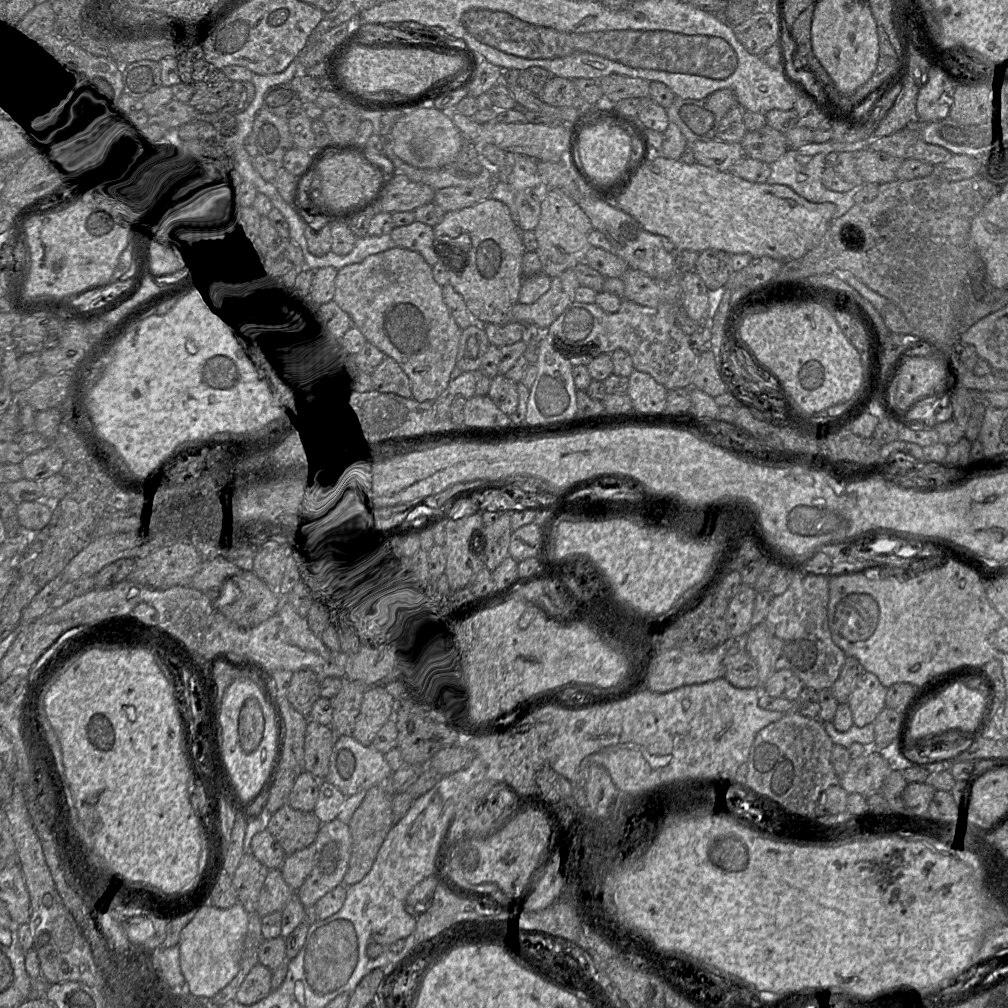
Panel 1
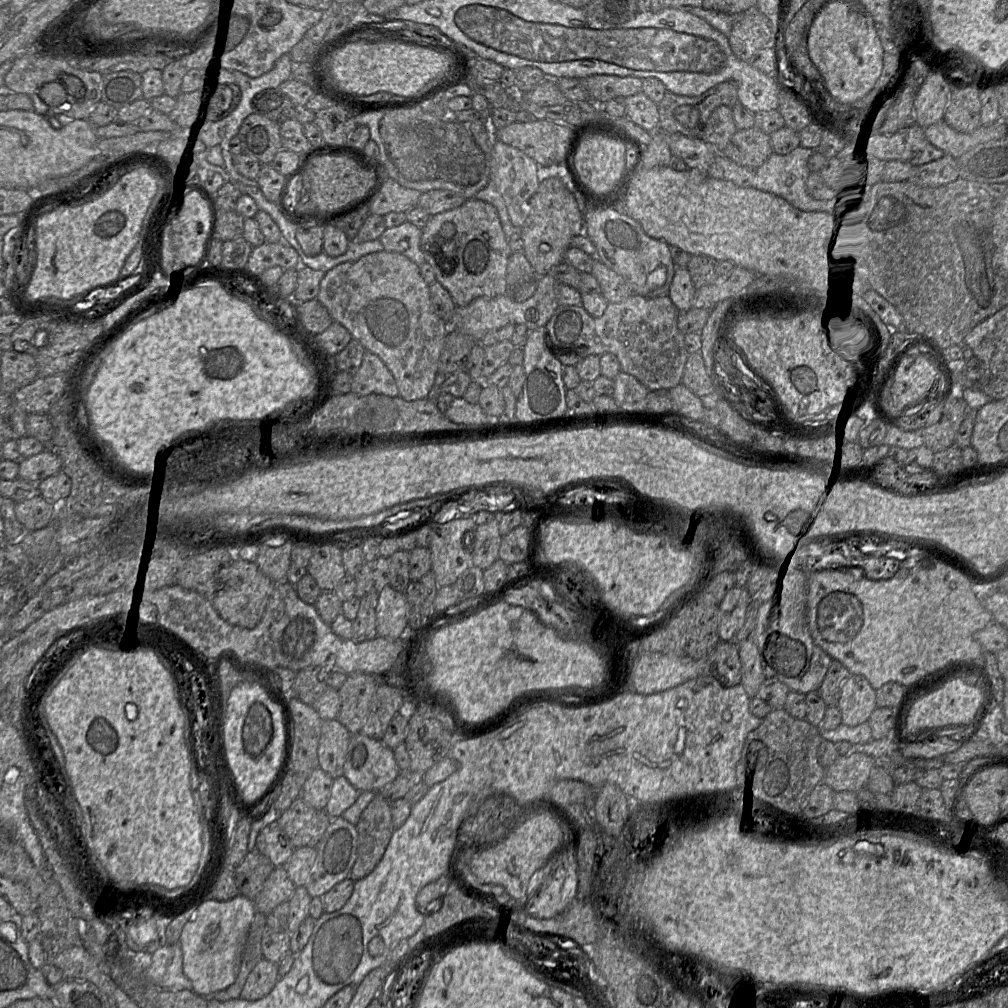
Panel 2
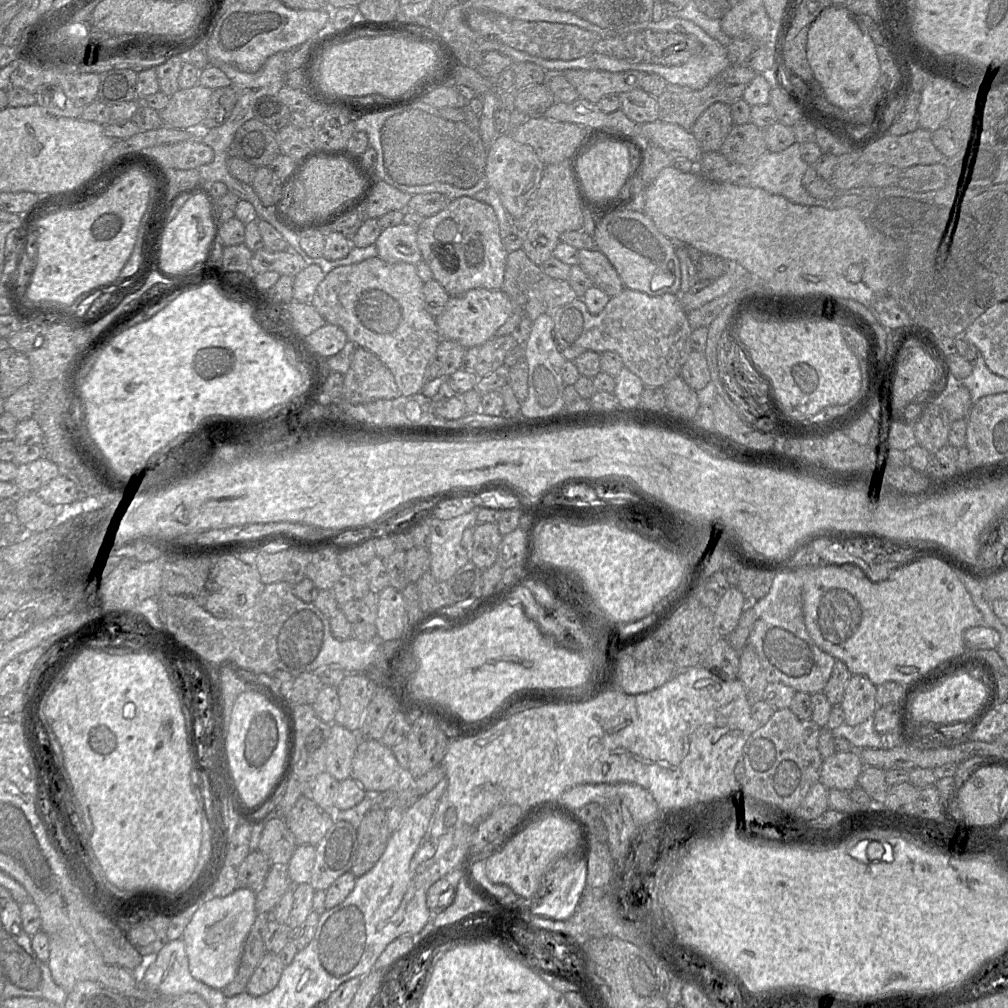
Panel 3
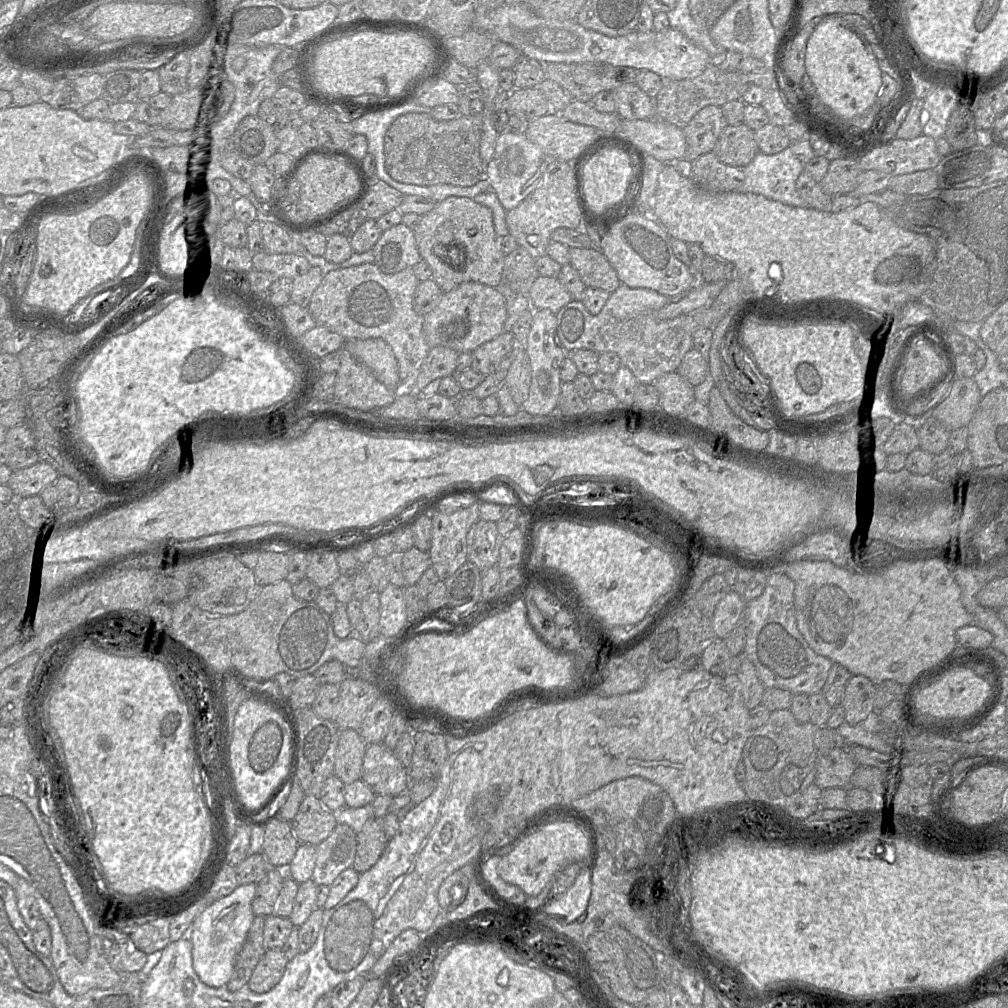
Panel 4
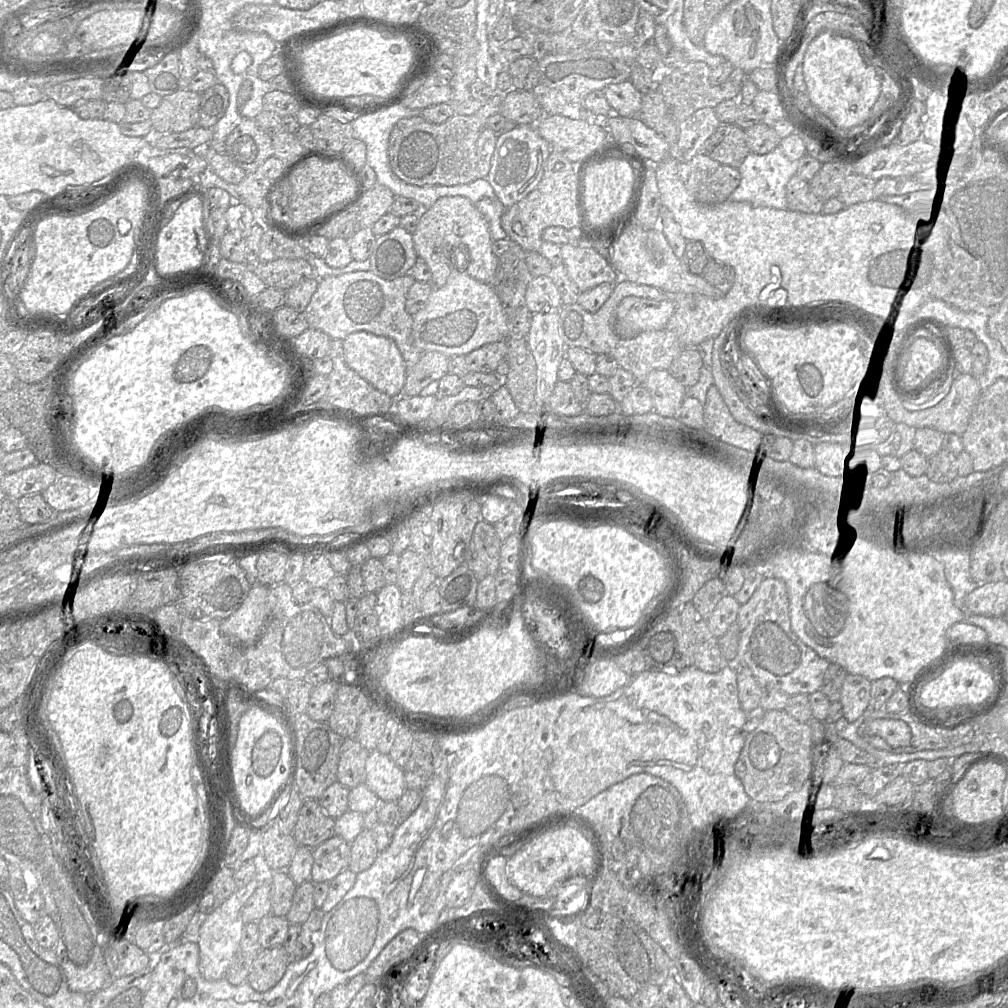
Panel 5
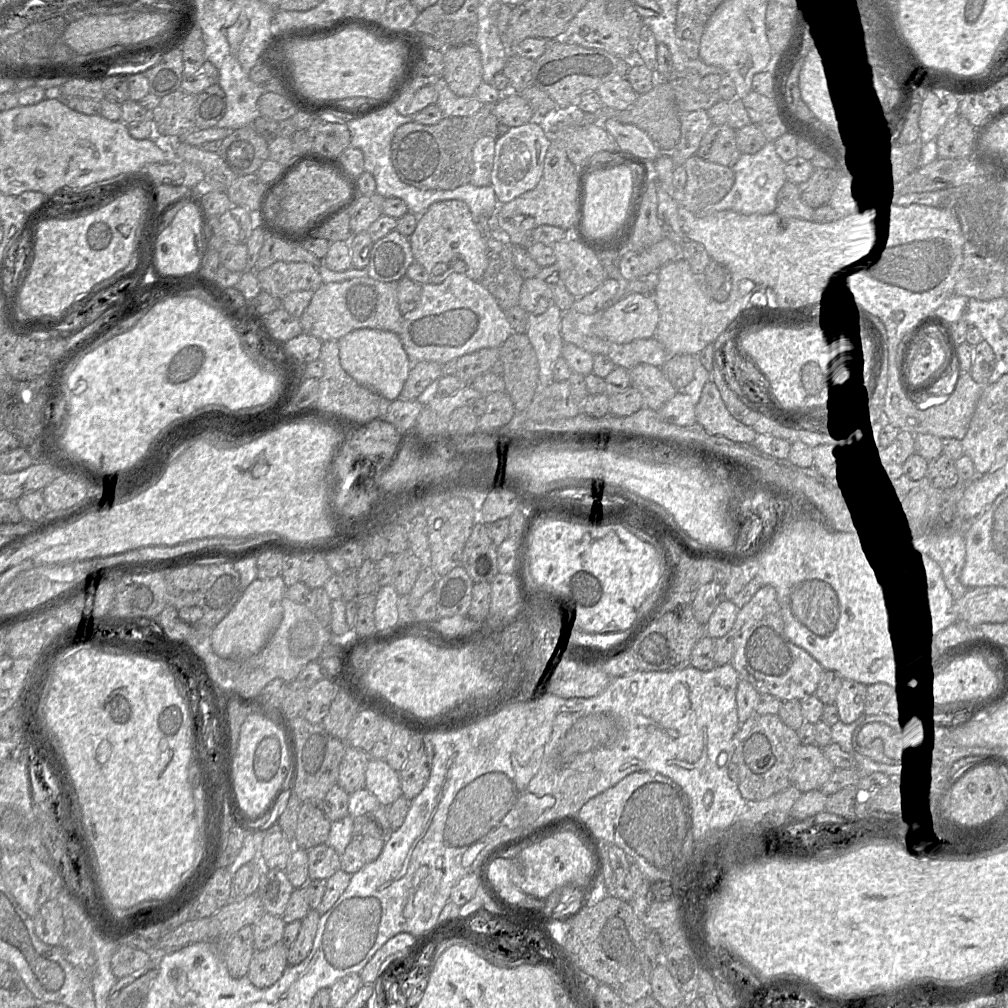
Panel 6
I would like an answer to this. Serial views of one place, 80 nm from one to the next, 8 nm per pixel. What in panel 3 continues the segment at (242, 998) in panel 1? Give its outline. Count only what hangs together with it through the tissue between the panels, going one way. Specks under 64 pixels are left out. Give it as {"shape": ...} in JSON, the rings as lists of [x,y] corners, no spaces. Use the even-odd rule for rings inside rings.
{"shape":[[[267,952],[251,975],[246,990],[251,996],[261,996],[273,990],[285,966],[278,954]]]}

